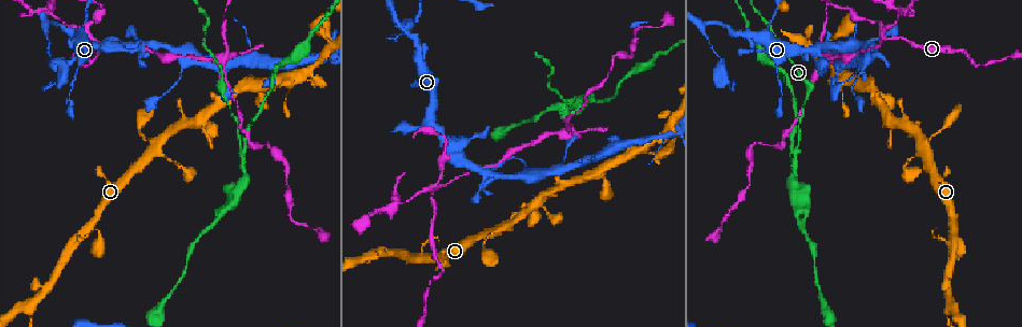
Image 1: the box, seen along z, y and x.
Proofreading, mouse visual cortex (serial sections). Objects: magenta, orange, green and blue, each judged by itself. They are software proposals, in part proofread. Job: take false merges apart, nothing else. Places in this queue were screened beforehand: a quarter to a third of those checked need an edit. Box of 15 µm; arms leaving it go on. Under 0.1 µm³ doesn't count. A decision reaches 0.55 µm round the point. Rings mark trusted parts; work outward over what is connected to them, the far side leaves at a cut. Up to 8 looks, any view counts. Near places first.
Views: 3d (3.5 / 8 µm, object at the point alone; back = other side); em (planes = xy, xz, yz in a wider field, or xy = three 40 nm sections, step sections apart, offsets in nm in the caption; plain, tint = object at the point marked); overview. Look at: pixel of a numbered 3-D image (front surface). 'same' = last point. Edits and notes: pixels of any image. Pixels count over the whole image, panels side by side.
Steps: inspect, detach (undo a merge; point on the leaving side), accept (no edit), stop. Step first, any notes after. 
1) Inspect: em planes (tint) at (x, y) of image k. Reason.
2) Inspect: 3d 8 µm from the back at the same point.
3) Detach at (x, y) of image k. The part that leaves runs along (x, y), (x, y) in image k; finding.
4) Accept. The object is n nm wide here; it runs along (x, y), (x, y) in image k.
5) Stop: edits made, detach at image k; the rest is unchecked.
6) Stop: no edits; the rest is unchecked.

Inspect: 3d 3.5 µm at (897, 124) of image 1. Two arms in line, one across.

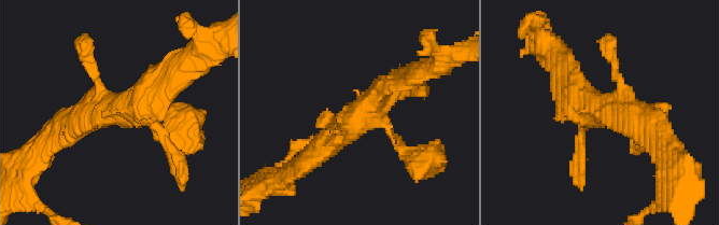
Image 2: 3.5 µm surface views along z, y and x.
Inspect: em xy step 5 (tint) at (368, 110) of image 2.

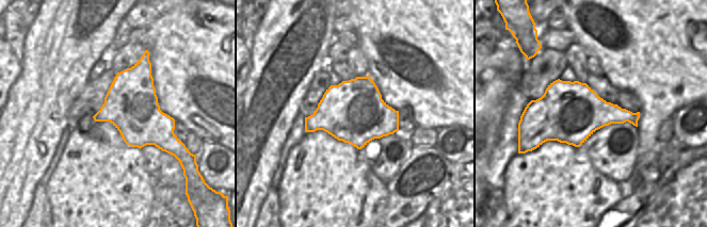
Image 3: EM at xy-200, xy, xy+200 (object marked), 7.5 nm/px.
Accept. It runs along (313, 153), (385, 84), (416, 73) in image 2; all the same cell.

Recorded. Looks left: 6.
Inspect: 3d 3.5 µm at (99, 52) of image 1. Abrupt turn.

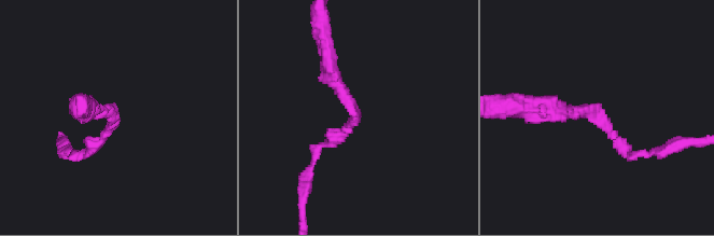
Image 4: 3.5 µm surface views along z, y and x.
Inspect: em xy step 3 (tint) at (114, 120) of image 4. The arms are 200, 200 nm wide; now the EM.

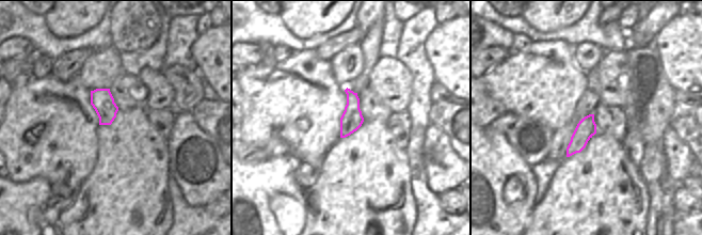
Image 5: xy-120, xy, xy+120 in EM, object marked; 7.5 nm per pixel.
Inspect: em planes (tint) at the same point. Cut it another way.

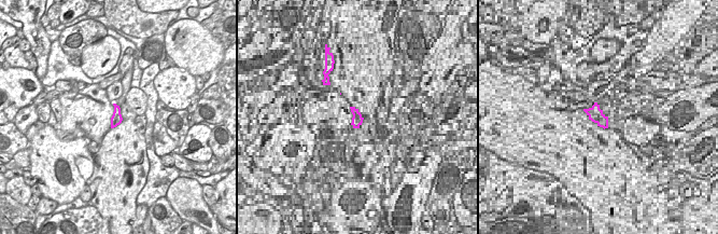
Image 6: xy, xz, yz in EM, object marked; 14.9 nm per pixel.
Accept. It runs along (543, 102), (589, 109), (625, 152), (642, 152) in image 4; one cell here.

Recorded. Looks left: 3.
Inspect: 3d 3.5 µm at (884, 37) of image 1. Narrows sharply.

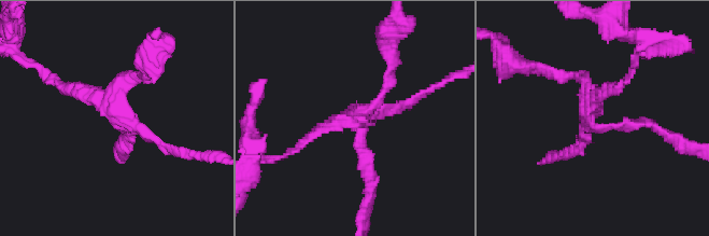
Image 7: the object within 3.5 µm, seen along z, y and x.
Detach at (311, 135) of image 7. The part that leaves runs along (374, 113), (457, 74) in image 7; two cells meet here.

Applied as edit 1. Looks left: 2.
Stop: edits made, detach at image 7; the rest is unchecked.

